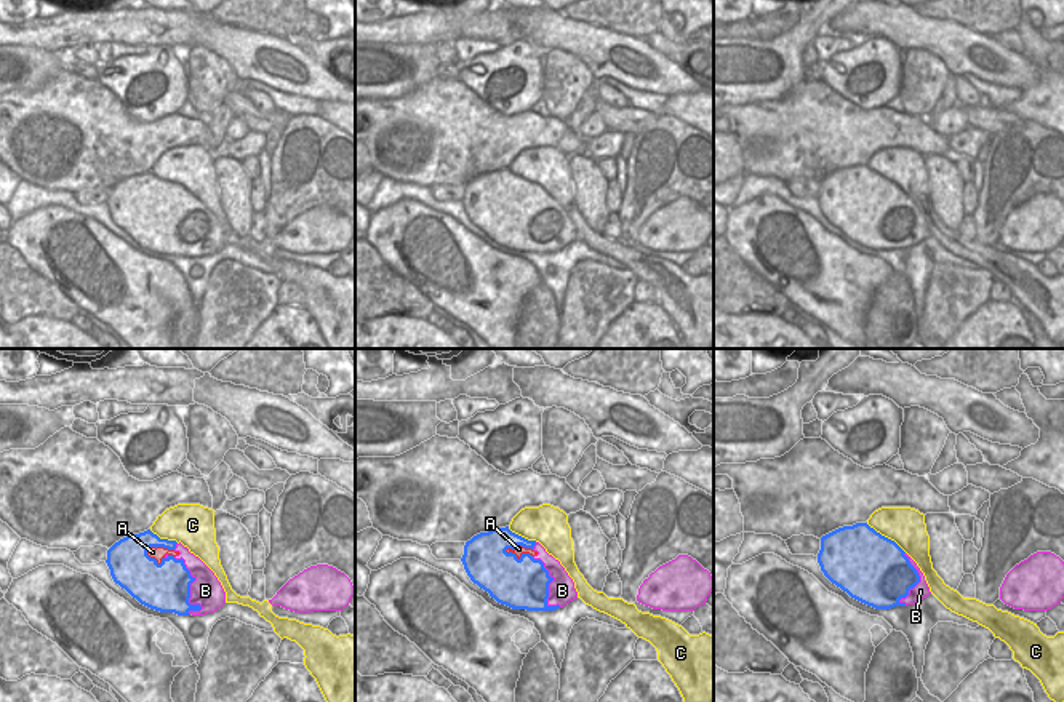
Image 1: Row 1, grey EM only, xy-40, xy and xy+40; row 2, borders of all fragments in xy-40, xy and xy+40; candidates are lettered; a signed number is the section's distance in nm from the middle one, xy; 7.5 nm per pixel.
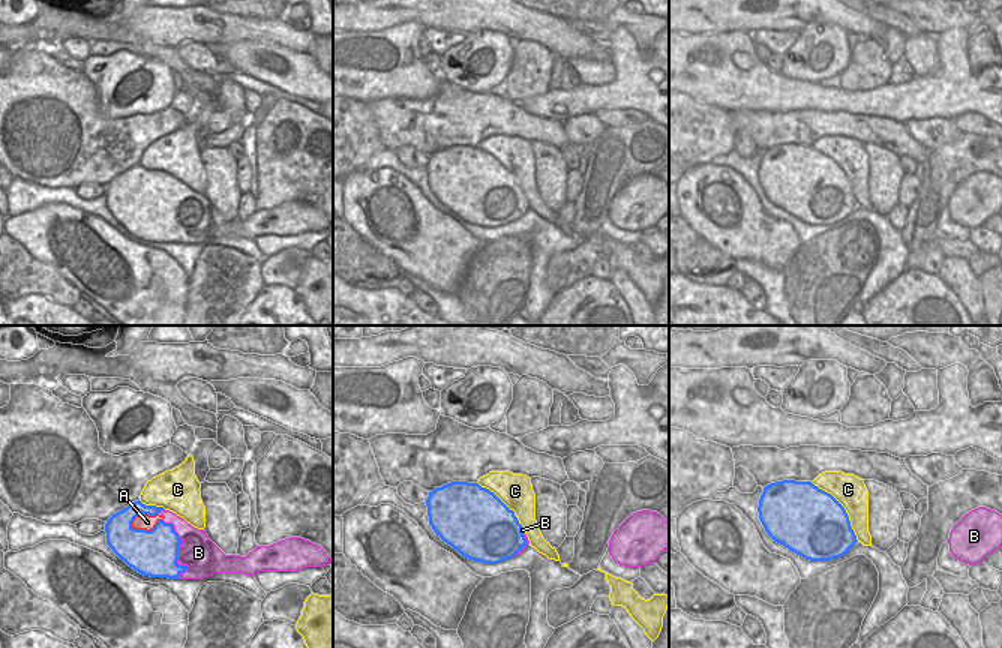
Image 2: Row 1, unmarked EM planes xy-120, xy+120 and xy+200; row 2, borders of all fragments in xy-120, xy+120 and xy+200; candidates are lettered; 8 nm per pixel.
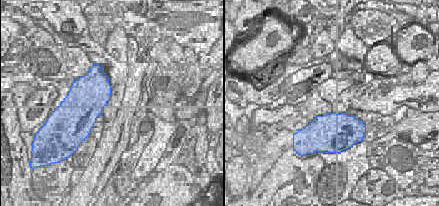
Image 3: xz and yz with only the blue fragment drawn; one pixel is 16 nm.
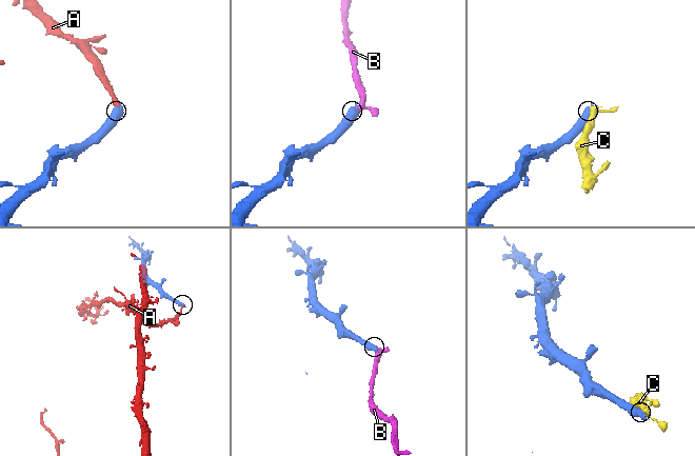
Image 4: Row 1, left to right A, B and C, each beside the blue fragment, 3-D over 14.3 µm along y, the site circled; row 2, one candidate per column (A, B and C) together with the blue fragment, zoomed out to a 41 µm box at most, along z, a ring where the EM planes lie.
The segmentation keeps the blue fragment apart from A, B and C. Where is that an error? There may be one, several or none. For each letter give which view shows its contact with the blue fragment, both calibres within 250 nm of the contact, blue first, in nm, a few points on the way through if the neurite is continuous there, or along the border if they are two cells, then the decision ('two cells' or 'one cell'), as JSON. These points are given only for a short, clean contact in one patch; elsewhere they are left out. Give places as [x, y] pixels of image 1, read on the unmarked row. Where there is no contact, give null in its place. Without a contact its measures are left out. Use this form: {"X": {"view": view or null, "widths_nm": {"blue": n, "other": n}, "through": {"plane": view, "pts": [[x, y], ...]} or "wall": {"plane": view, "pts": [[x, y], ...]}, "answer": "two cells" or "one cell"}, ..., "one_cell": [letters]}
{"A": {"view": "xy", "widths_nm": {"blue": 380, "other": 70}, "answer": "two cells"}, "B": {"view": "xy-40", "widths_nm": {"blue": 380, "other": 240}, "answer": "two cells"}, "C": {"view": "xy+40", "widths_nm": {"blue": 500, "other": 280}, "answer": "two cells"}, "one_cell": []}

